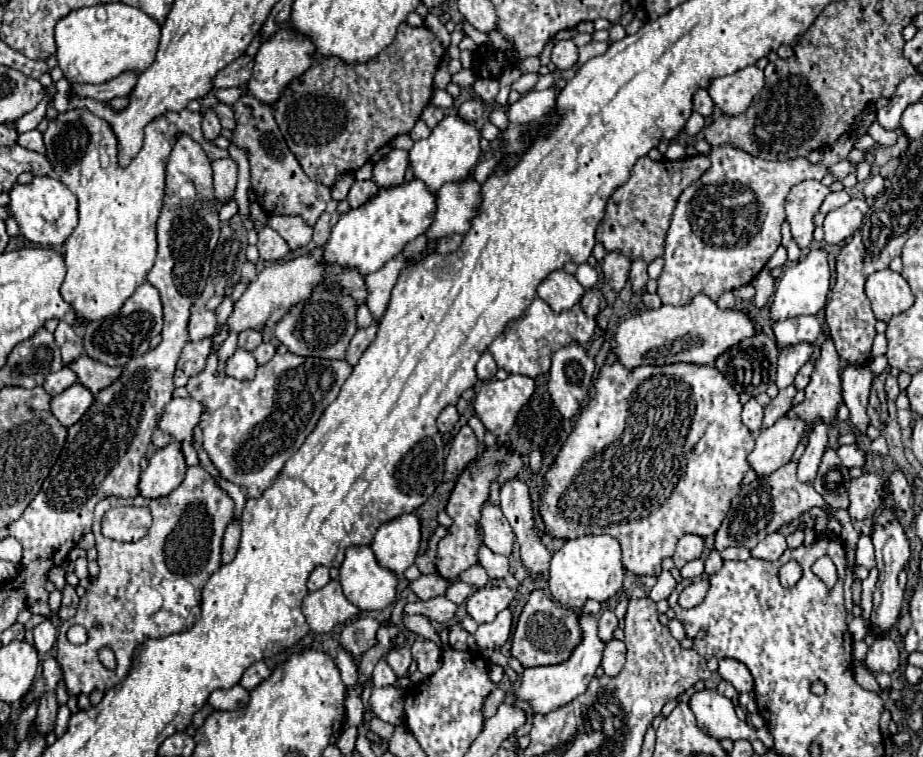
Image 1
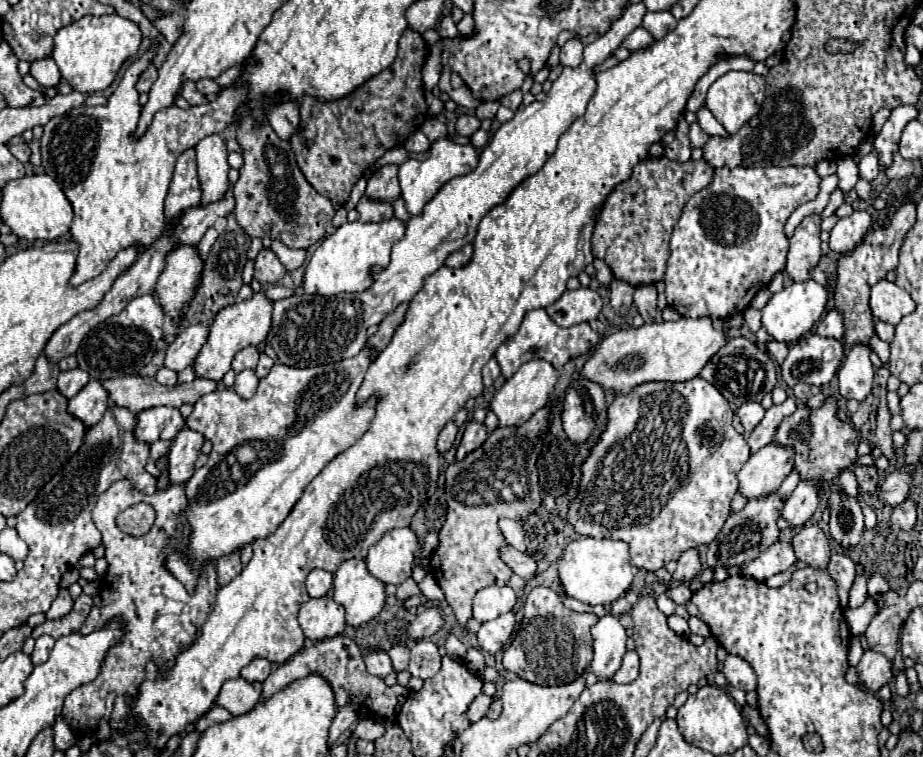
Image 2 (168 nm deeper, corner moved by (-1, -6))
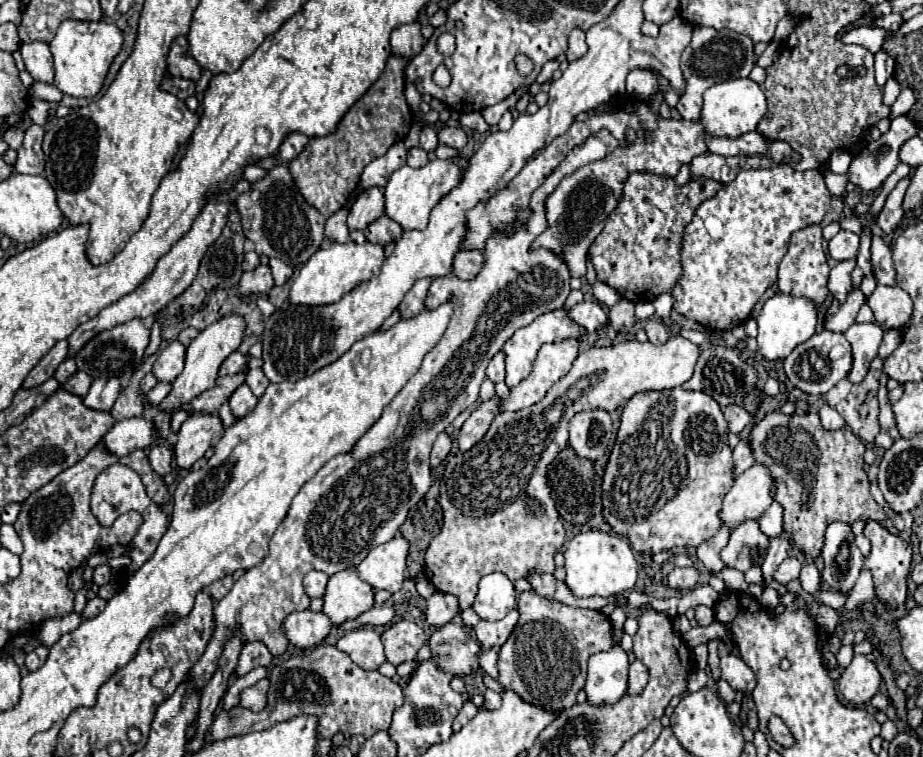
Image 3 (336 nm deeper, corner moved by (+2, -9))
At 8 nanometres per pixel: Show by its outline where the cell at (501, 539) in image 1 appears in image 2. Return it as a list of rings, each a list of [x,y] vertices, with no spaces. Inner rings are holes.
[[[508,542],[500,548],[500,558],[504,558],[508,568],[522,578],[532,578],[536,574],[536,562],[530,556],[526,556],[524,552],[510,546]]]

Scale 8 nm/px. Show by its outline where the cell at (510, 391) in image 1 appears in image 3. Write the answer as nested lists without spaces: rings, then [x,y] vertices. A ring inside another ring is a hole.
[[[579,339],[547,343],[539,349],[531,375],[511,389],[509,399],[501,401],[501,411],[519,411],[535,405],[545,397],[555,381],[559,381],[573,365],[579,353]]]

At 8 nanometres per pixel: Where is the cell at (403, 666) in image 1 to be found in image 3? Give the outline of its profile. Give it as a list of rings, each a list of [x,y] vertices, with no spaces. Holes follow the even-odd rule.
[[[399,621],[381,633],[385,657],[393,665],[413,661],[417,651],[425,645],[425,633],[415,621]]]

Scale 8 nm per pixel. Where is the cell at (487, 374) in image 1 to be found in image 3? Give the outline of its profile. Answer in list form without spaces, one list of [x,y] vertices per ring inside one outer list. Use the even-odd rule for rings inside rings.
[[[497,353],[489,365],[487,365],[487,377],[493,381],[493,383],[499,383],[505,379],[505,355],[503,353]]]

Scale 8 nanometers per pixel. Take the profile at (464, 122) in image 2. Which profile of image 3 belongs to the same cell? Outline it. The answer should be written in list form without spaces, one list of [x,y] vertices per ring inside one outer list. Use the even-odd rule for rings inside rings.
[[[443,125],[439,131],[437,131],[437,137],[439,137],[439,143],[441,145],[447,145],[447,147],[453,147],[453,149],[461,149],[465,147],[467,143],[467,135],[461,127],[457,125]]]

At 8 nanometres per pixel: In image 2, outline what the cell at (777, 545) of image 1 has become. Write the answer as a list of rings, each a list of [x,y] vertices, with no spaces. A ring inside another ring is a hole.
[[[776,542],[768,550],[764,550],[764,554],[760,554],[760,558],[752,560],[750,564],[746,564],[746,568],[742,570],[742,574],[764,582],[770,576],[788,570],[794,562],[796,562],[796,556],[794,556],[792,544],[788,544],[788,542]]]

